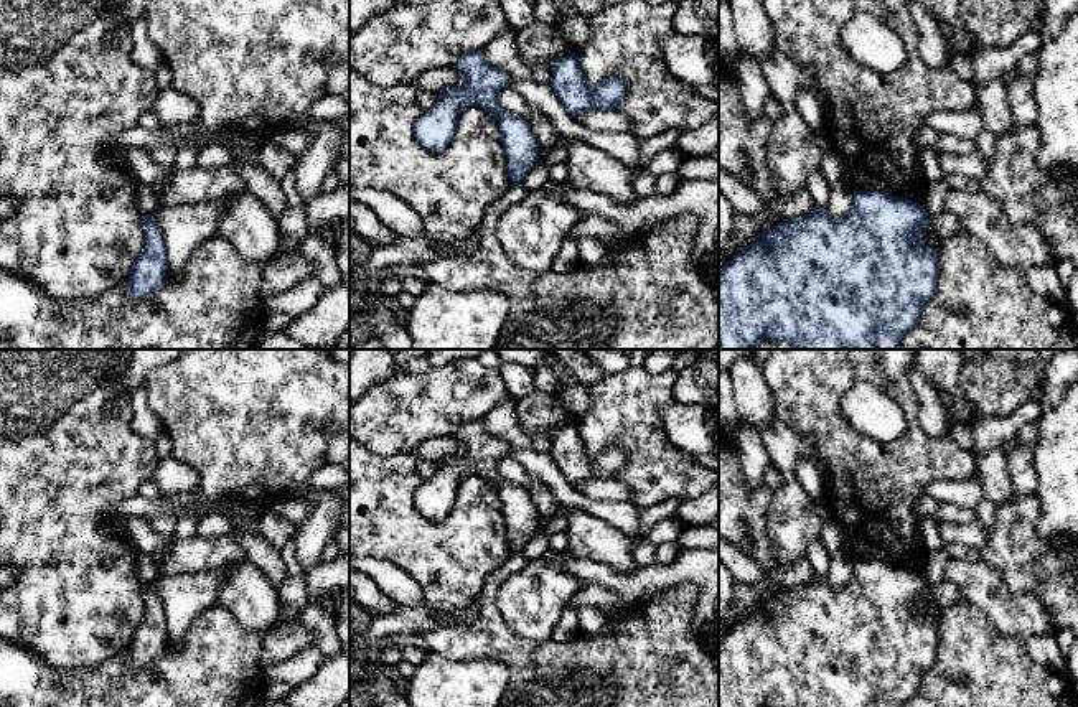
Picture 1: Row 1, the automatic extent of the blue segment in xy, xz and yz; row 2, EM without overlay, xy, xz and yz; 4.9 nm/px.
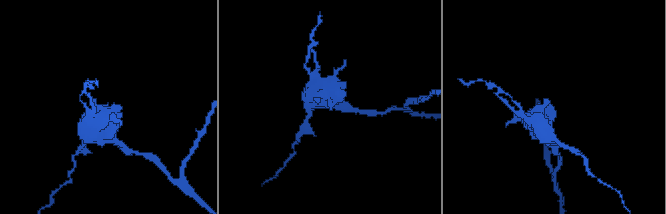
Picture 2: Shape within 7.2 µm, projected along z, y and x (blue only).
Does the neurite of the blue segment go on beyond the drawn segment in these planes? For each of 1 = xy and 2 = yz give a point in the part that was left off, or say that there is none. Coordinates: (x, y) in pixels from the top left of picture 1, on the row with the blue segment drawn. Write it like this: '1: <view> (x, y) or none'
1: none
2: none

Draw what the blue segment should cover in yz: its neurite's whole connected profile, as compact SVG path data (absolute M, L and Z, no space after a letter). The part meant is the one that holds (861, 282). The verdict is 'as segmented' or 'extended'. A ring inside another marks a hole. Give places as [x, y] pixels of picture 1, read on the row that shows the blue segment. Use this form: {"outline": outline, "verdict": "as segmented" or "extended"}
{"outline": "M854 191L851 211L834 219L826 208L816 206L809 214L785 219L760 232L755 241L732 255L719 275L719 349L753 349L762 341L788 341L794 349L900 349L902 336L913 328L926 302L936 290L938 249L930 249L920 232L931 227L931 216L913 199L883 191Z", "verdict": "as segmented"}

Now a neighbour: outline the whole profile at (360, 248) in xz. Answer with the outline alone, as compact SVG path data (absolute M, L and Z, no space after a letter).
M354 234L353 237L349 237L349 280L359 279L358 272L359 272L363 262L377 247L379 247L379 244L376 244L374 241L368 239L364 236Z

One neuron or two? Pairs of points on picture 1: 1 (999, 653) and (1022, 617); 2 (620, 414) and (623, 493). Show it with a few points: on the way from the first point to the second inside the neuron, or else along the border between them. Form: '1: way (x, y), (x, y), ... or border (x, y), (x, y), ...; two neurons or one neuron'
1: border (981, 610), (998, 630), (1024, 643); two neurons
2: border (617, 478), (630, 490), (632, 500); two neurons

